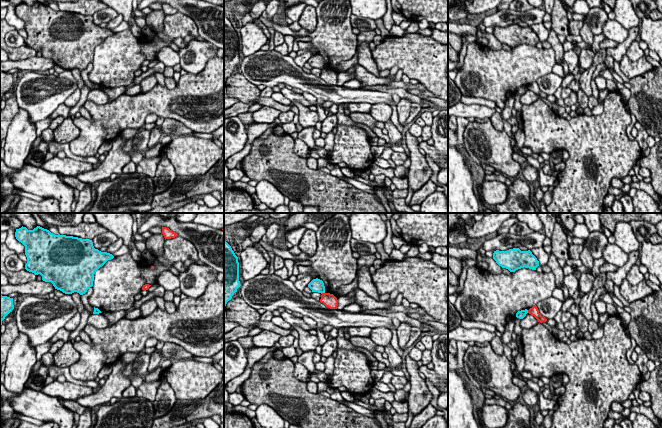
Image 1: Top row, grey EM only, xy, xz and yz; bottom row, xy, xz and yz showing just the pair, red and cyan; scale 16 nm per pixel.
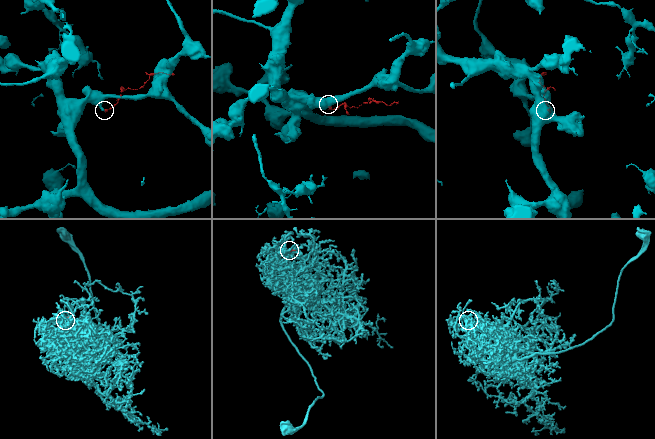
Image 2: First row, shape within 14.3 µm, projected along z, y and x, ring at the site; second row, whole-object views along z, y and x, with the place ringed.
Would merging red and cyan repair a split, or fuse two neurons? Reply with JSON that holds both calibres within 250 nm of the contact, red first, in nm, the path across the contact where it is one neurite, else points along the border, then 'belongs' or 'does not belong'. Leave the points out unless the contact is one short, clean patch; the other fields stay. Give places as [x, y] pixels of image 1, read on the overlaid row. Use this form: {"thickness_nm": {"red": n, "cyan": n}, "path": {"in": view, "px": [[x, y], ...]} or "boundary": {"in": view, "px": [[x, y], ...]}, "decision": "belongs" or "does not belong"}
{"thickness_nm": {"red": 220, "cyan": 220}, "boundary": {"in": "xz", "px": [[324, 292], [321, 293]]}, "decision": "does not belong"}

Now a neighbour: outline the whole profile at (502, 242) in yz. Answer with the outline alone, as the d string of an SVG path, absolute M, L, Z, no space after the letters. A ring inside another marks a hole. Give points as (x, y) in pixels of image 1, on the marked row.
M533 231L525 236L506 233L496 235L489 240L485 240L481 247L485 251L507 251L509 249L519 248L520 246L525 246L528 250L532 250L534 248L543 247L545 238L546 235L539 231Z

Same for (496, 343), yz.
M495 336L492 341L489 343L493 349L493 351L498 355L504 354L504 347L502 344L502 339L498 336Z

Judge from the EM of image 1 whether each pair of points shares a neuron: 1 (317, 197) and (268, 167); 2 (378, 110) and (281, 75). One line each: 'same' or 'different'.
1: same
2: different

